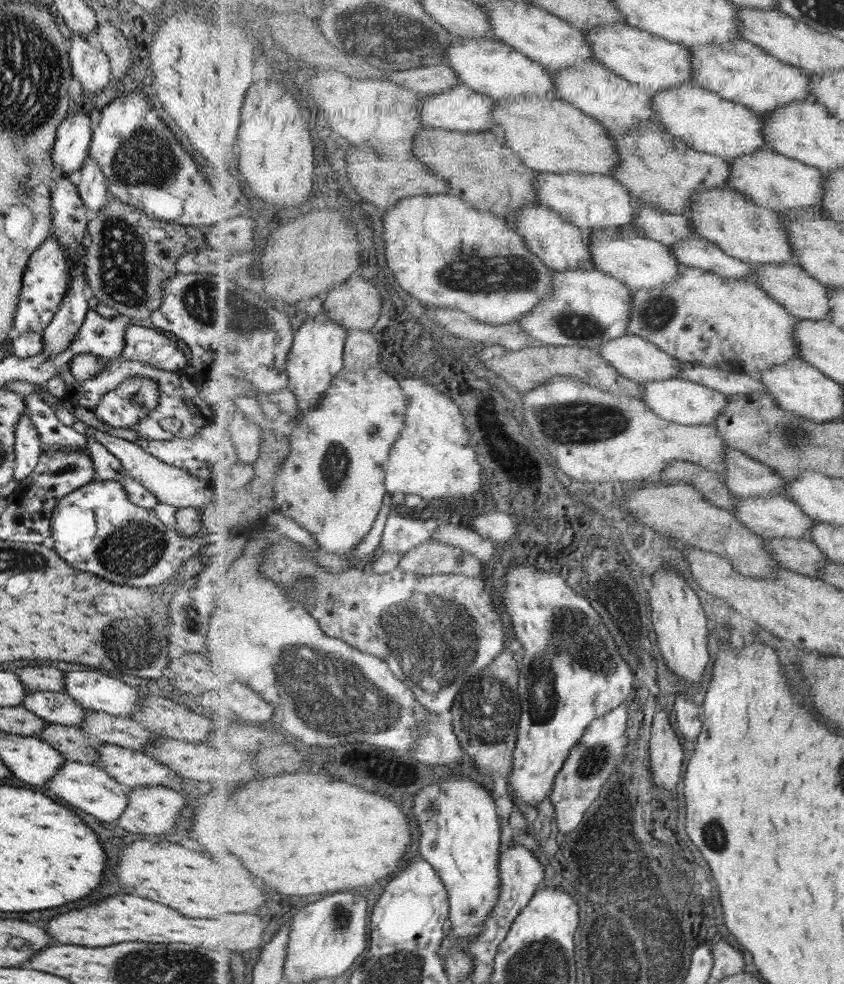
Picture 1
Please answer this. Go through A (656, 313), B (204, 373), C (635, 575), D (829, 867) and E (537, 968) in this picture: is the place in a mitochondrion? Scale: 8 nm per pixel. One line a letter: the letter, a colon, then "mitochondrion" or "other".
A: mitochondrion
B: other
C: other
D: other
E: mitochondrion

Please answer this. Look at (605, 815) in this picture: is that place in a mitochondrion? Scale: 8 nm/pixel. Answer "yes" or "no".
no

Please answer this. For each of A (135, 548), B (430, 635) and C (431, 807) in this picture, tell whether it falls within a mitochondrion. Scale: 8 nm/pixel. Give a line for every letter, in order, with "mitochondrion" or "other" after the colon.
A: mitochondrion
B: mitochondrion
C: mitochondrion

